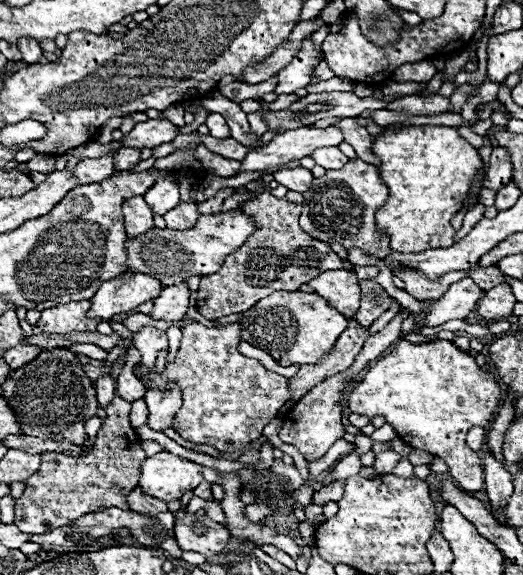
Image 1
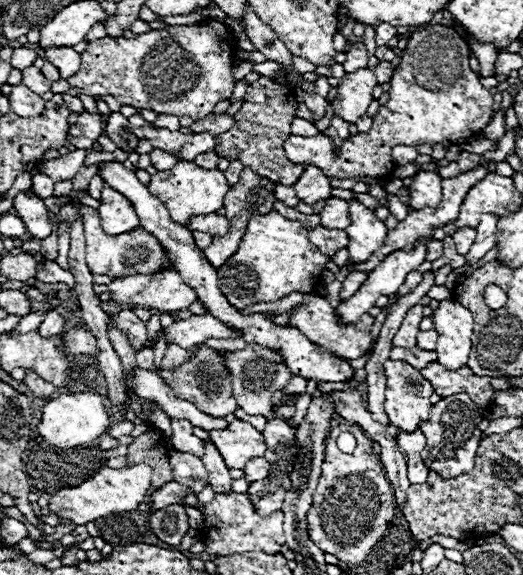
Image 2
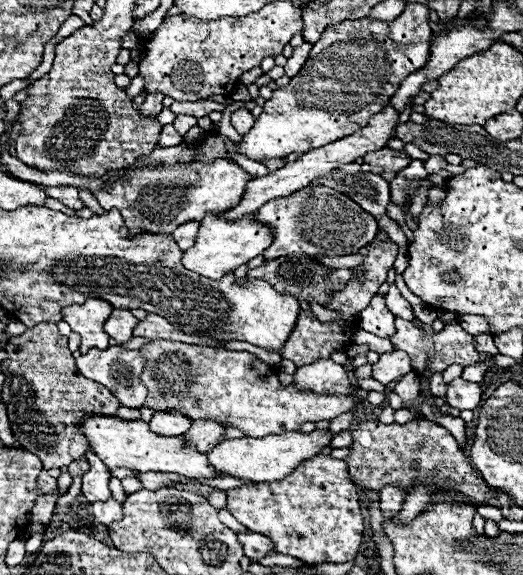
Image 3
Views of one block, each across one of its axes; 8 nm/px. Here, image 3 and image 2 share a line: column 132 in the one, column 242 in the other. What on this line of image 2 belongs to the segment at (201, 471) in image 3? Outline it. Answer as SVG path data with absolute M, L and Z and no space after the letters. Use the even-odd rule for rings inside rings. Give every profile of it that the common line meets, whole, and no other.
M242 420L230 422L230 428L226 430L212 430L210 440L214 440L214 446L222 452L222 458L230 470L244 470L248 460L260 458L266 452L264 436L252 424Z

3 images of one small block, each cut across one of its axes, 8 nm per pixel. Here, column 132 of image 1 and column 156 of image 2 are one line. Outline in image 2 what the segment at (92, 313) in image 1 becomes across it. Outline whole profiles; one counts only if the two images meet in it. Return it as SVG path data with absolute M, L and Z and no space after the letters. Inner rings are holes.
M164 268L162 272L154 274L138 274L138 276L126 276L126 278L116 278L112 284L94 284L94 292L112 292L114 302L118 306L130 306L130 308L156 308L160 312L174 312L174 310L184 310L192 302L198 300L198 294L194 288L190 288L176 270Z

